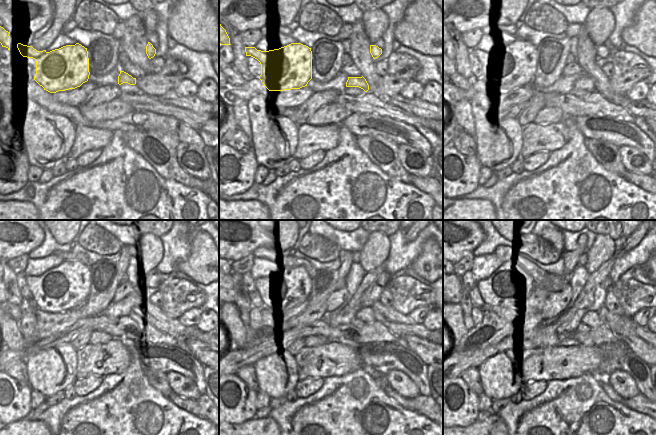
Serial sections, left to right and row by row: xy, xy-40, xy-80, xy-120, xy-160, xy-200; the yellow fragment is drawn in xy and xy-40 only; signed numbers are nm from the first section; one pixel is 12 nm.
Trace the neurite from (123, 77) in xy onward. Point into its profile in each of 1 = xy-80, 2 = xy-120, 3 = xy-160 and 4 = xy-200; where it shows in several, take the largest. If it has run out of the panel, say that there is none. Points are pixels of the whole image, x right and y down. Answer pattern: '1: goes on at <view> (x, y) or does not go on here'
1: goes on at xy-80 (585, 83)
2: goes on at xy-120 (139, 312)
3: goes on at xy-160 (365, 314)
4: goes on at xy-200 (591, 318)

